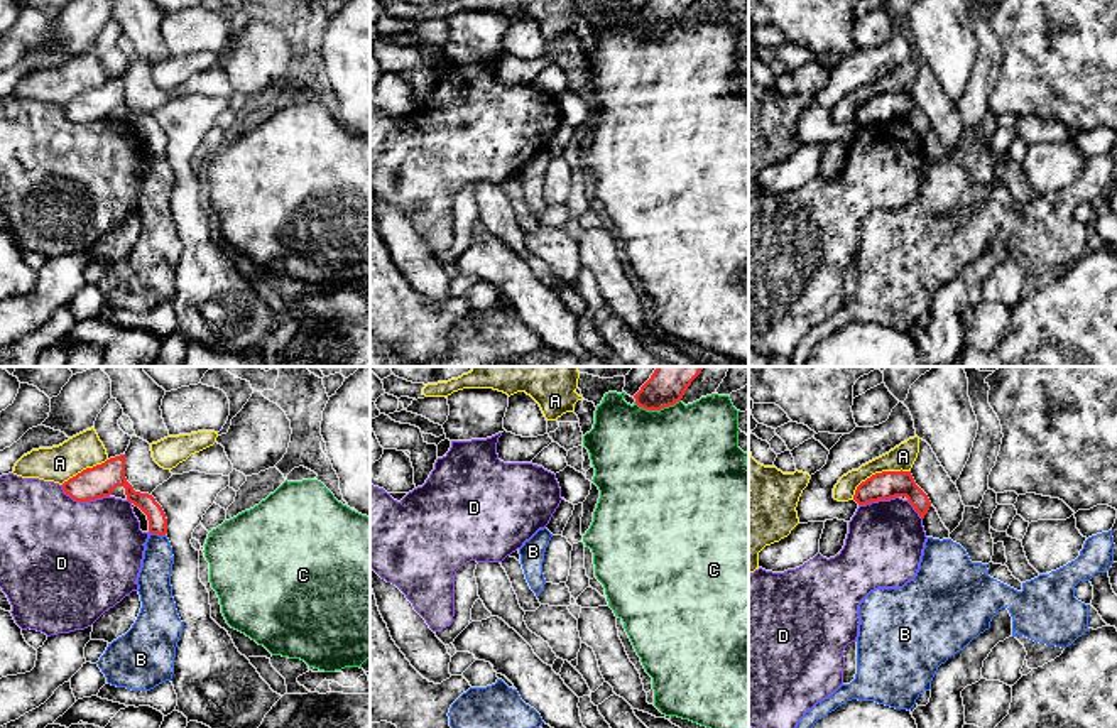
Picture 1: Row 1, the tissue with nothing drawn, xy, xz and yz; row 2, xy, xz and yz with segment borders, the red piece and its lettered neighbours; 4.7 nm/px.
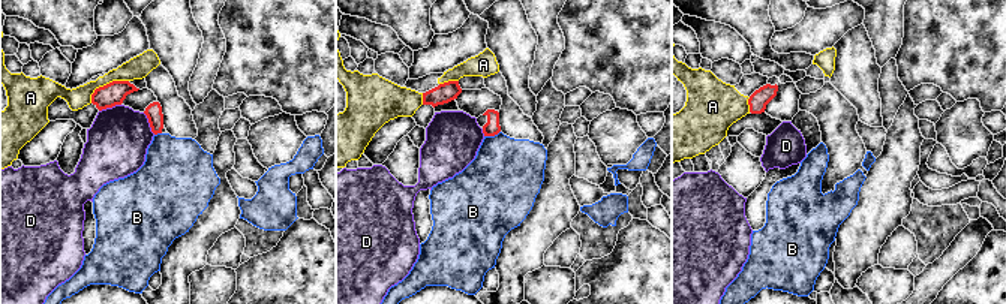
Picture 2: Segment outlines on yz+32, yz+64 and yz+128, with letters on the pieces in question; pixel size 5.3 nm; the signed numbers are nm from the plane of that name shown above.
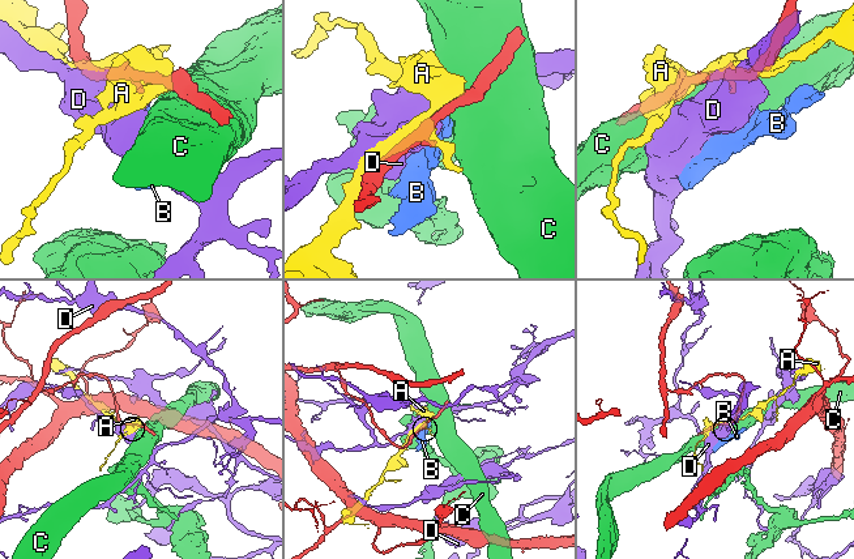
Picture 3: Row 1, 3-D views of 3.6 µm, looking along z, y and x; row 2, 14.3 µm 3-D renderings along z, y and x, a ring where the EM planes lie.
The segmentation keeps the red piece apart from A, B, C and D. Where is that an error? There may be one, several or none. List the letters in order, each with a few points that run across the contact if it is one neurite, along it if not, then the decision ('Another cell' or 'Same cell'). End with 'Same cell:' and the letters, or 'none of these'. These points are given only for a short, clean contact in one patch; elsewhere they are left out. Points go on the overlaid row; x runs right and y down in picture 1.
A: Another cell
B: Line: xy (151, 532), (164, 536). Another cell
C: Another cell
D: Another cell
Same cell: none of these

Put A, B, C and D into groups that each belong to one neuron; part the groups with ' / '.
A / B / C / D

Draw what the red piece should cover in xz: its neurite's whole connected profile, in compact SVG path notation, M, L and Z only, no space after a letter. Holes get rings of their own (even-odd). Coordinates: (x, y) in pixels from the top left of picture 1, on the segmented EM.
M657 367L634 395L646 410L661 410L679 402L705 367Z

